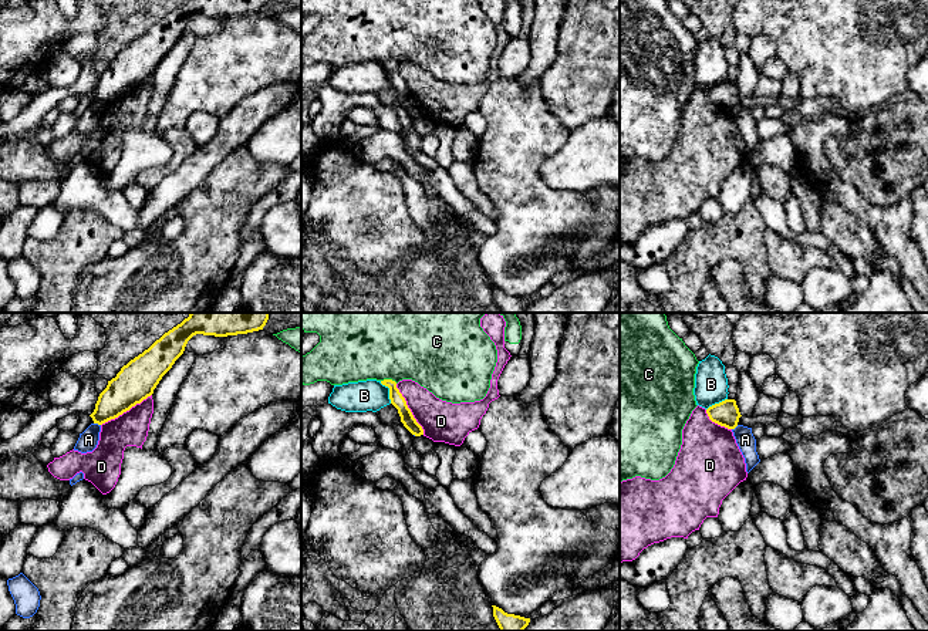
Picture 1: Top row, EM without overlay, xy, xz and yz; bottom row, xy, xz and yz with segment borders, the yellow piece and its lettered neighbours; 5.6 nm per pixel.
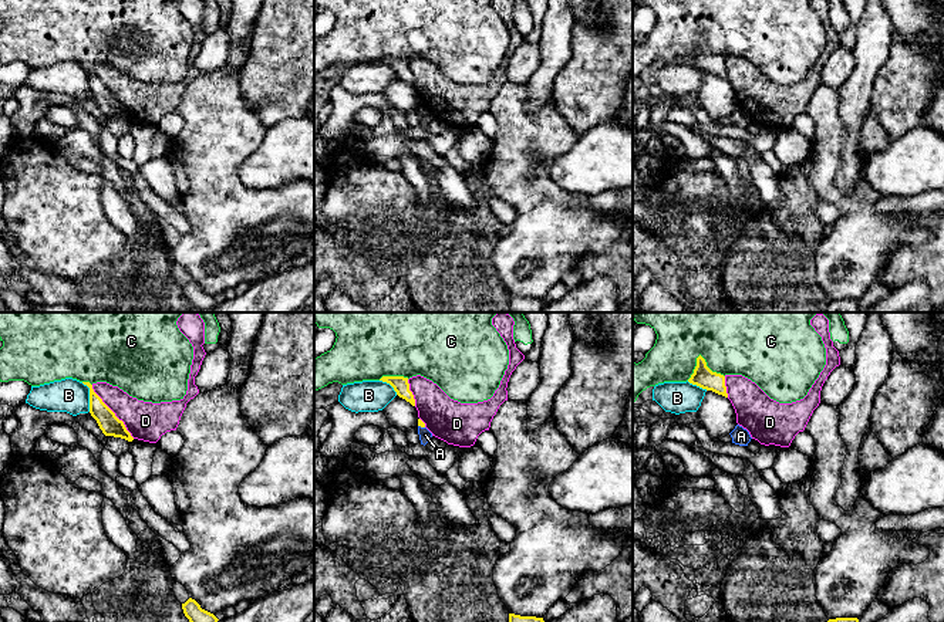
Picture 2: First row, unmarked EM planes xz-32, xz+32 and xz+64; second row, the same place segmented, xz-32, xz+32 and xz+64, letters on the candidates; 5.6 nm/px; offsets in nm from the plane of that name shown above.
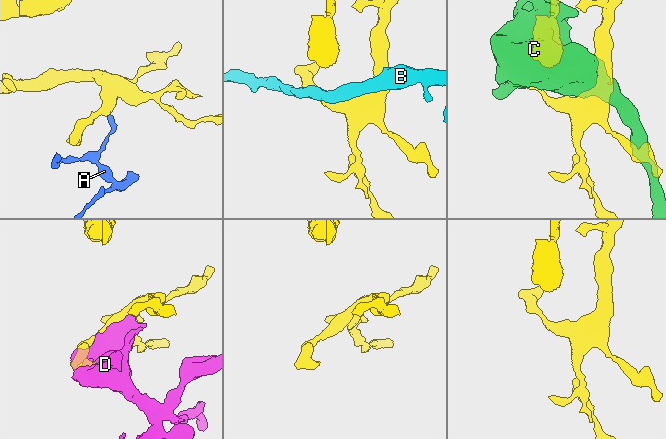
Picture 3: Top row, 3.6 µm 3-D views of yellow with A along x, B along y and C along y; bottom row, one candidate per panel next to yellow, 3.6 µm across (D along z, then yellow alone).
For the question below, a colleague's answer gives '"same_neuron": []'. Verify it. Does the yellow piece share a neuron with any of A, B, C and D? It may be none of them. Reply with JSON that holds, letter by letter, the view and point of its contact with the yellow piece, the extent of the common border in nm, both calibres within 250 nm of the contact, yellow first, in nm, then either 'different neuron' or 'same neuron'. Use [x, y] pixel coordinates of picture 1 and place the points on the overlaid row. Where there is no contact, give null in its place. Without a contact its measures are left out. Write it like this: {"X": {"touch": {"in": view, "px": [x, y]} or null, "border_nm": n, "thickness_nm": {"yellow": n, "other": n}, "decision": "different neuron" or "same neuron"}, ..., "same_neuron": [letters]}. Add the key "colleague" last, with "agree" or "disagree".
{"A": {"touch": {"in": "xy", "px": [97, 422]}, "border_nm": 40, "thickness_nm": {"yellow": 200, "other": 110}, "decision": "different neuron"}, "B": {"touch": {"in": "xz", "px": [390, 391]}, "border_nm": 140, "thickness_nm": {"yellow": 80, "other": 180}, "decision": "different neuron"}, "C": {"touch": {"in": "xz", "px": [390, 380]}, "border_nm": 100, "thickness_nm": {"yellow": 80, "other": 500}, "decision": "different neuron"}, "D": {"touch": {"in": "xy", "px": [125, 411]}, "border_nm": 340, "thickness_nm": {"yellow": 220, "other": 190}, "decision": "different neuron"}, "same_neuron": [], "colleague": "agree"}

